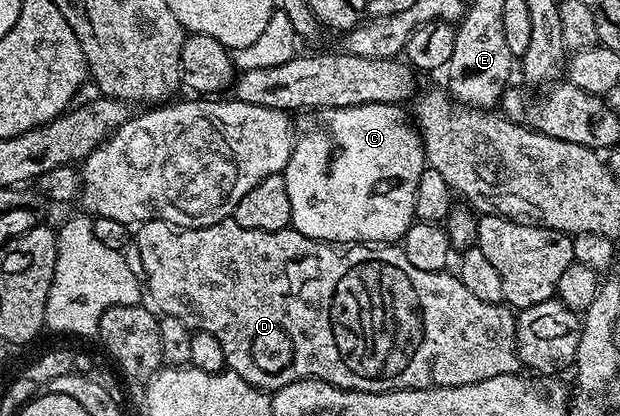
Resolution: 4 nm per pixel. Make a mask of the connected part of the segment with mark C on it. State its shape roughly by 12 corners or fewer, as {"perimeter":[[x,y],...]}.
{"perimeter":[[400,105],[313,109],[291,228],[396,243],[426,167]]}

